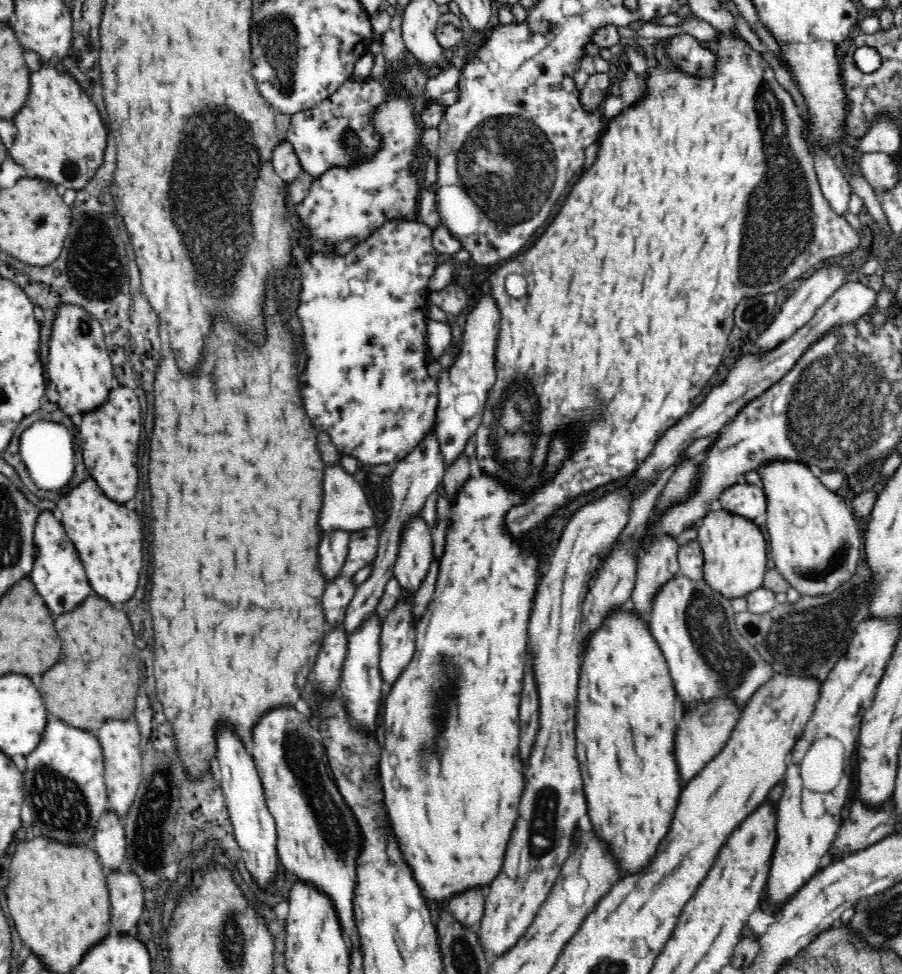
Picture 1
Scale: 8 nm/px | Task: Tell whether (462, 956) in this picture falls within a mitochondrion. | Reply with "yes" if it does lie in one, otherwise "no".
yes

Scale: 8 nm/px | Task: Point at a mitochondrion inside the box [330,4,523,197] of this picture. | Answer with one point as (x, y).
(348, 139)

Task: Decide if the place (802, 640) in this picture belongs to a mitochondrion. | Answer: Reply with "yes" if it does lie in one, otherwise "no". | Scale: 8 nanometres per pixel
yes

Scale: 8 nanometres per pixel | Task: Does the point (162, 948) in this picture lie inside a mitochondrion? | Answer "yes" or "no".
no

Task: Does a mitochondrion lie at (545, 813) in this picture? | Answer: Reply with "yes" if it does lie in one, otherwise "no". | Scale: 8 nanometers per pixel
yes

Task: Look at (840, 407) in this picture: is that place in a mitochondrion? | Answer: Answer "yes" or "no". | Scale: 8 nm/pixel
yes

